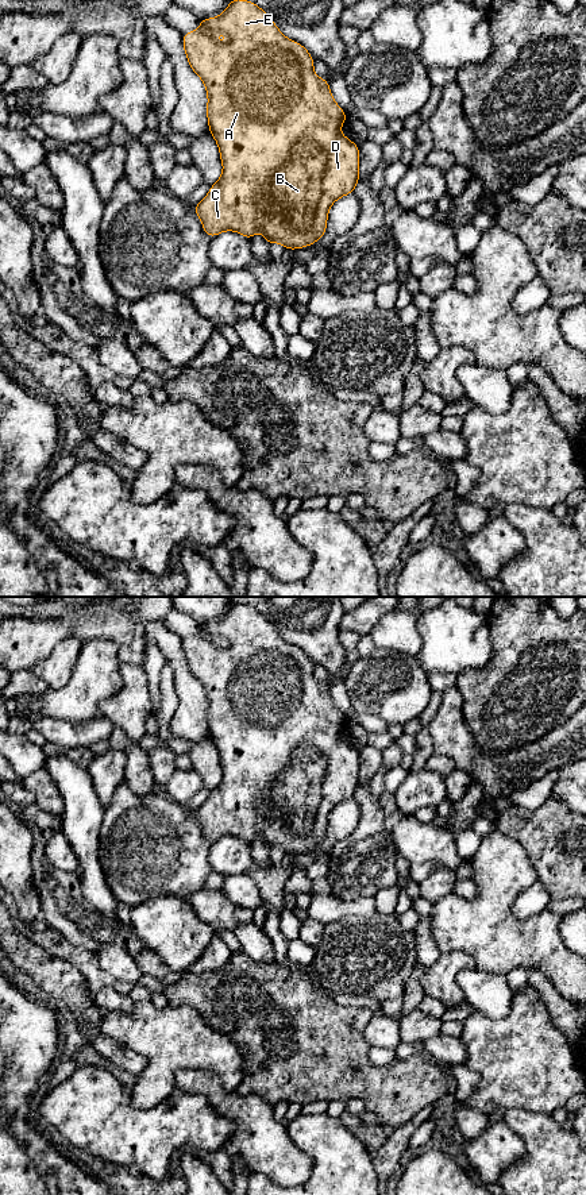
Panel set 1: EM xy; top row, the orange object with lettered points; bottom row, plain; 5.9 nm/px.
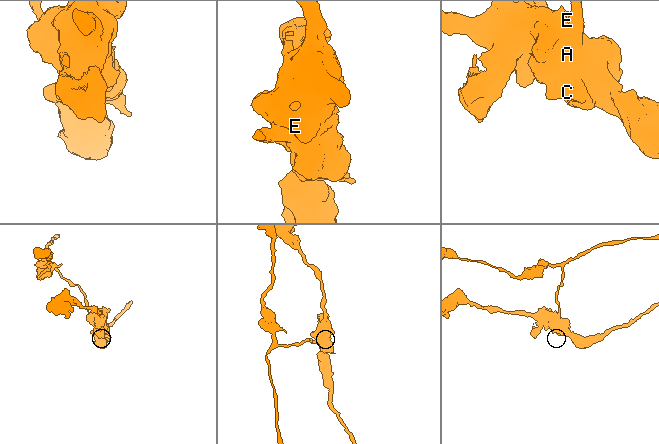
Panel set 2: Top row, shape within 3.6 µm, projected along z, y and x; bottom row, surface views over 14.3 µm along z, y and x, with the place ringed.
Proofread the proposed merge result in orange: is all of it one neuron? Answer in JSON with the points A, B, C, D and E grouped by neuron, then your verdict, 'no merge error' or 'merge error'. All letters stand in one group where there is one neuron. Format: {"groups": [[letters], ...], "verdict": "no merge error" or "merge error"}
{"groups": [["A", "C", "D", "E"], ["B"]], "verdict": "merge error"}

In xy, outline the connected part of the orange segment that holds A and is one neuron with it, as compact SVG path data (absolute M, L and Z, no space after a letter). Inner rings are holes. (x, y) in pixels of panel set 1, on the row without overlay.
M232 604L221 620L198 627L198 635L182 640L182 651L190 674L205 690L209 739L217 748L223 768L220 783L211 790L208 799L194 810L204 837L213 843L224 836L235 836L248 845L257 837L262 837L269 851L277 847L286 855L304 853L316 848L327 836L331 810L338 803L355 797L361 785L359 751L340 737L347 720L336 709L328 685L316 681L315 664L308 655L301 648L286 643L255 608ZM301 745L315 748L325 760L321 799L312 828L307 834L293 833L281 818L281 810L270 805L270 789L275 778L289 767L293 752Z

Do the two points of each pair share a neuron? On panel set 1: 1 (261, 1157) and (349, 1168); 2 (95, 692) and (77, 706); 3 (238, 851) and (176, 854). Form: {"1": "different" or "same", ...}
{"1": "different", "2": "same", "3": "different"}

